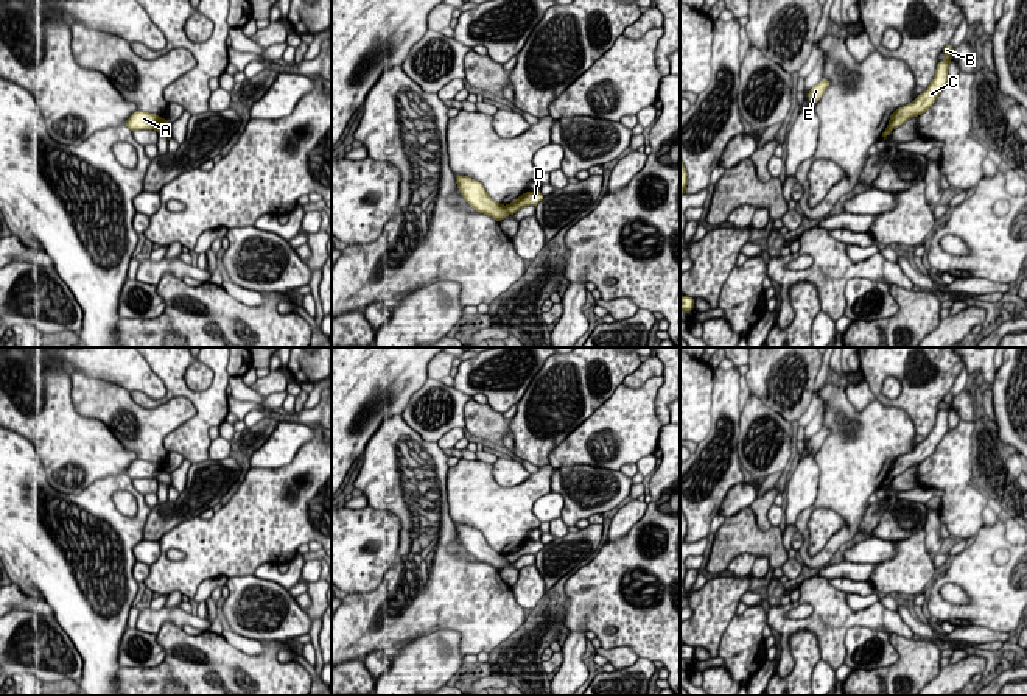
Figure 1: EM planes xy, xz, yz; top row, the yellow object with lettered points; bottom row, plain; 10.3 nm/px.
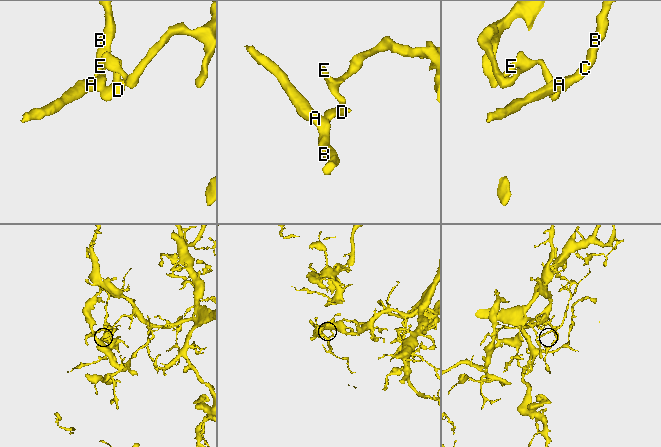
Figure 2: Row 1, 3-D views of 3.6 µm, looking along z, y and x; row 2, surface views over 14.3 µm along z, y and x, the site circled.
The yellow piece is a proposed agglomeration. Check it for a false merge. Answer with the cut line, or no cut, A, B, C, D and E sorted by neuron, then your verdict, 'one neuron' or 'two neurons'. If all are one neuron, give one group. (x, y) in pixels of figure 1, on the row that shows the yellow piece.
cut xy (164, 120), (156, 128); groups A B C / D E; two neurons

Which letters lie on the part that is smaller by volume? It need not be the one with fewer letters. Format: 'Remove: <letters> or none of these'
Remove: A, B, C

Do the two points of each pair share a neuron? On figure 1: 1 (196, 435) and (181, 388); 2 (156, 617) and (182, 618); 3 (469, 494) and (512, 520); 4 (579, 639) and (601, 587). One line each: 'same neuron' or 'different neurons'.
1: same neuron
2: same neuron
3: same neuron
4: different neurons

